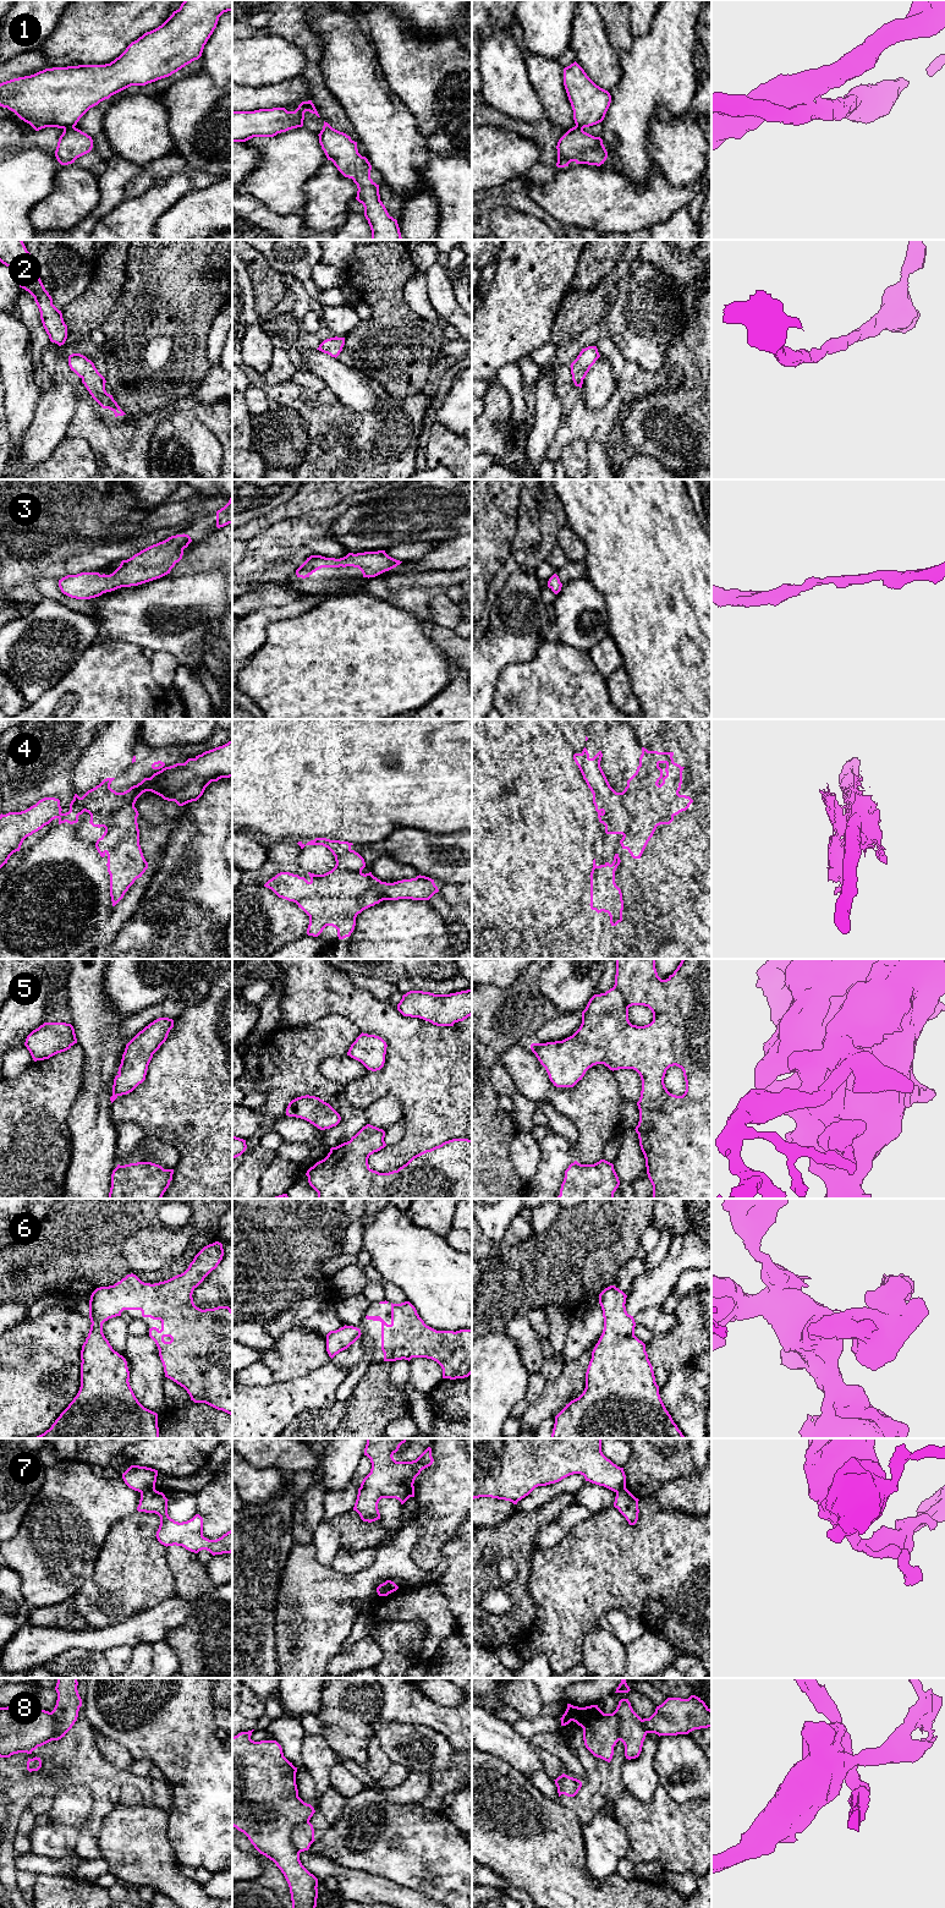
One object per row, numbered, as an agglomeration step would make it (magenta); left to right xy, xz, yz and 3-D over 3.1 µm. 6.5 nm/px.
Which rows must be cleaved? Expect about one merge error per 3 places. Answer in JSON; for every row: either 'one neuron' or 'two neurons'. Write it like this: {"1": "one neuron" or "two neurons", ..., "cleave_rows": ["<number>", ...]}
{"1": "two neurons", "2": "one neuron", "3": "one neuron", "4": "one neuron", "5": "one neuron", "6": "one neuron", "7": "two neurons", "8": "two neurons", "cleave_rows": ["1", "7", "8"]}

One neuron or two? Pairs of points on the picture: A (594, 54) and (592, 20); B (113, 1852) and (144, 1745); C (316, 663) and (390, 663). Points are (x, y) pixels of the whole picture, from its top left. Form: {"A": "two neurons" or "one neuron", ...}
{"A": "one neuron", "B": "two neurons", "C": "one neuron"}

